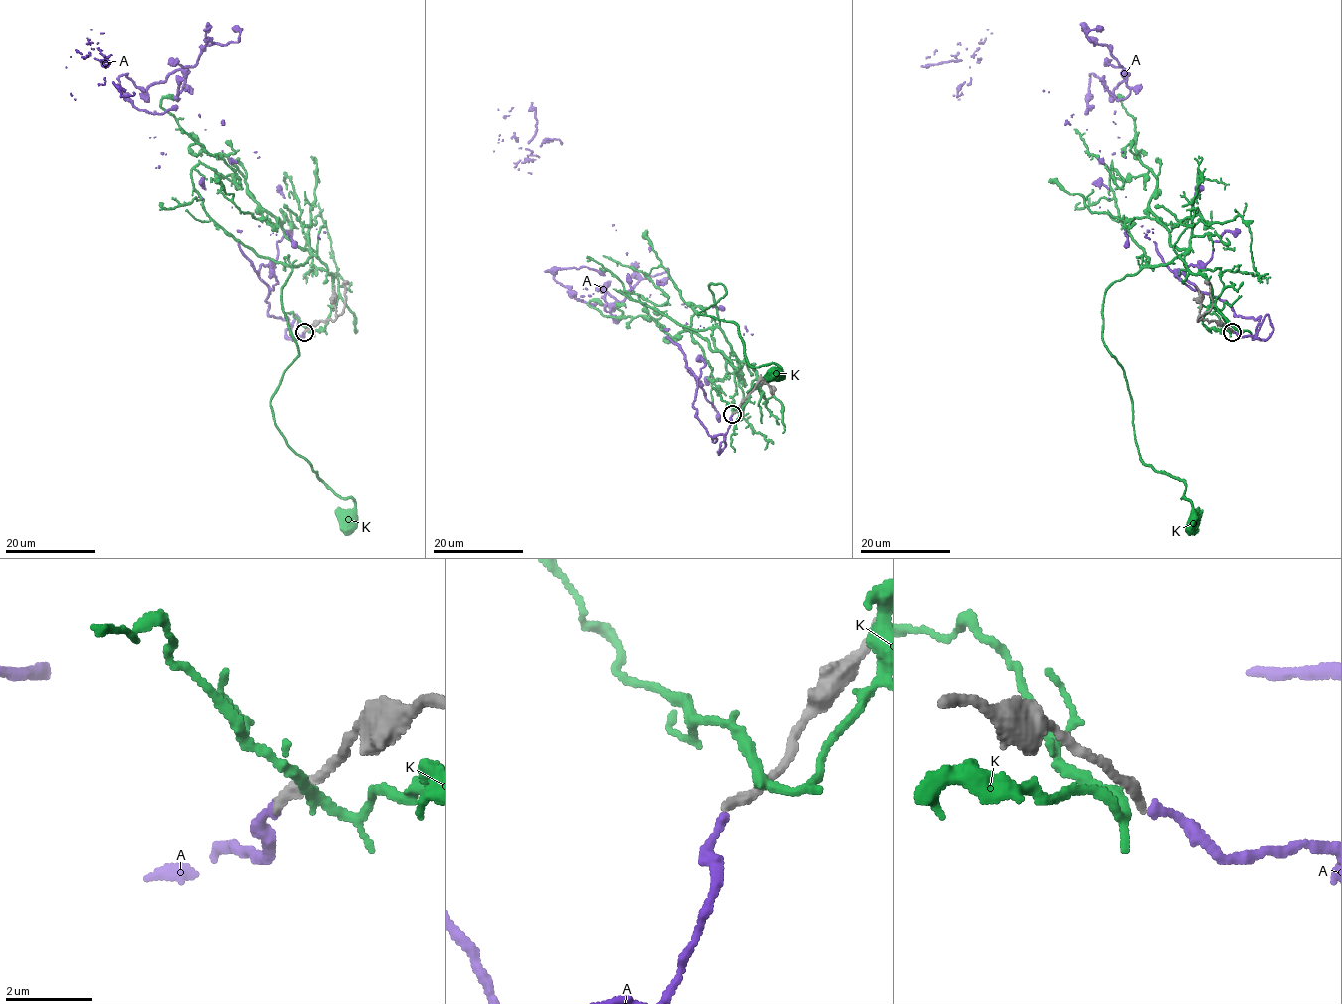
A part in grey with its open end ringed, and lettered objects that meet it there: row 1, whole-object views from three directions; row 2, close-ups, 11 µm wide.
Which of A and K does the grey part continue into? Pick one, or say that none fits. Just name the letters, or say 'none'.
A

